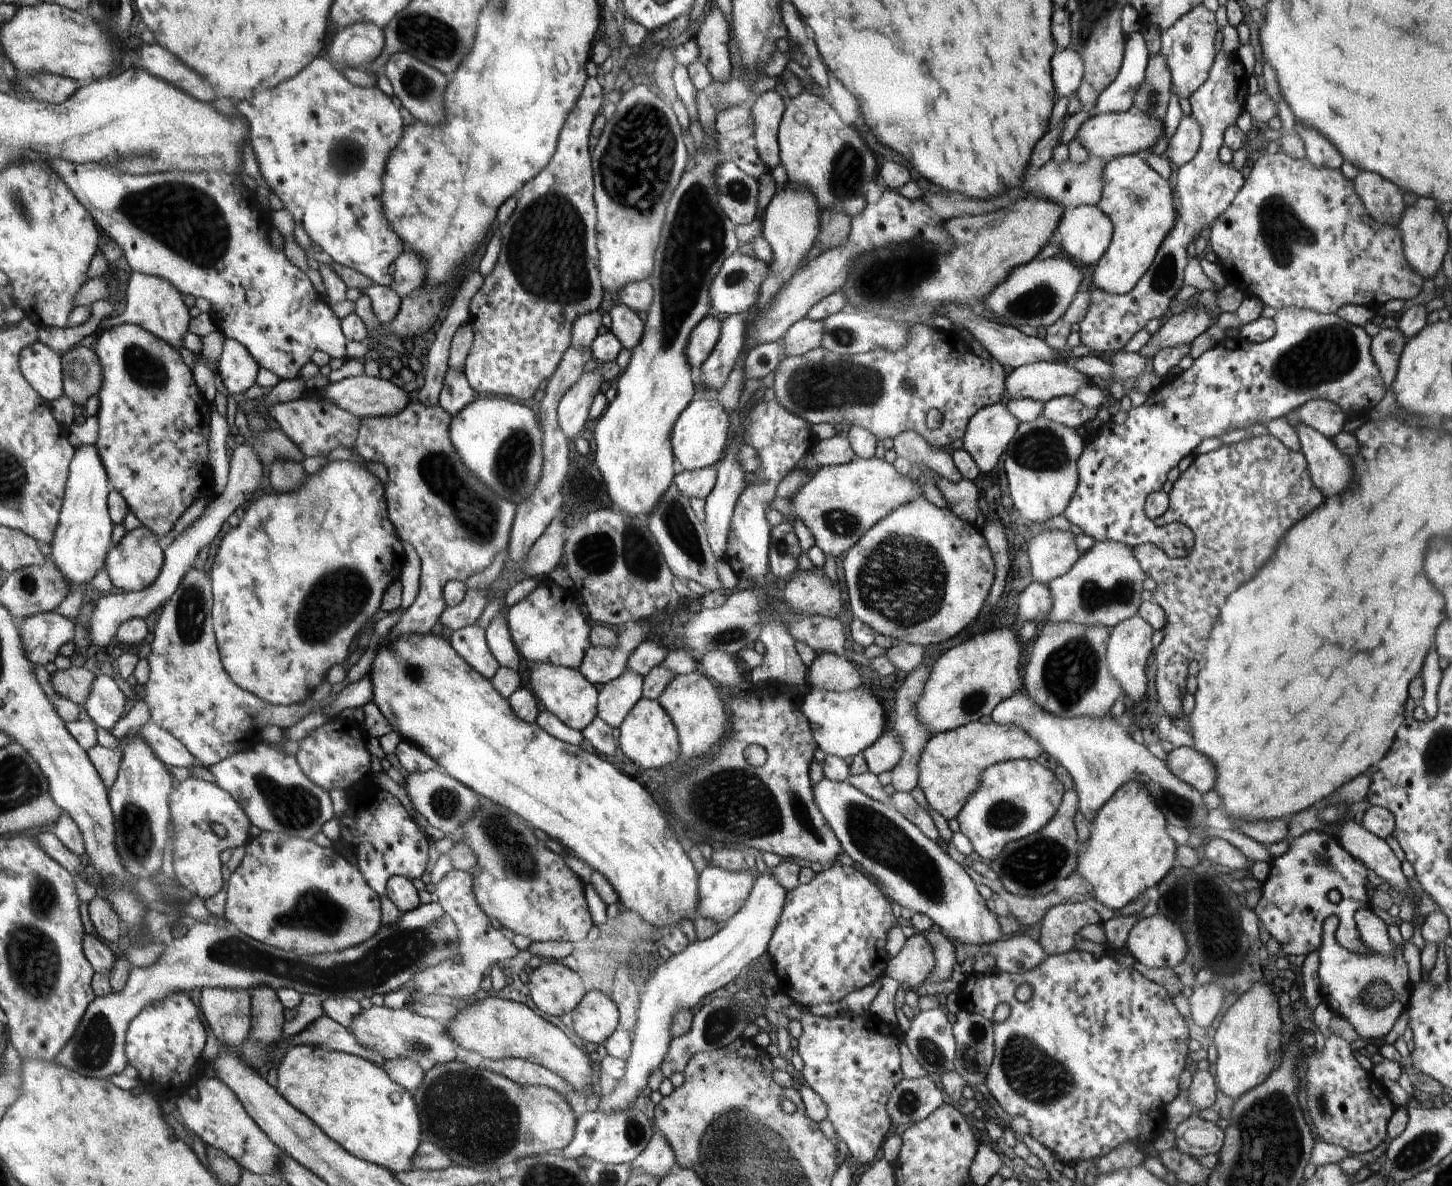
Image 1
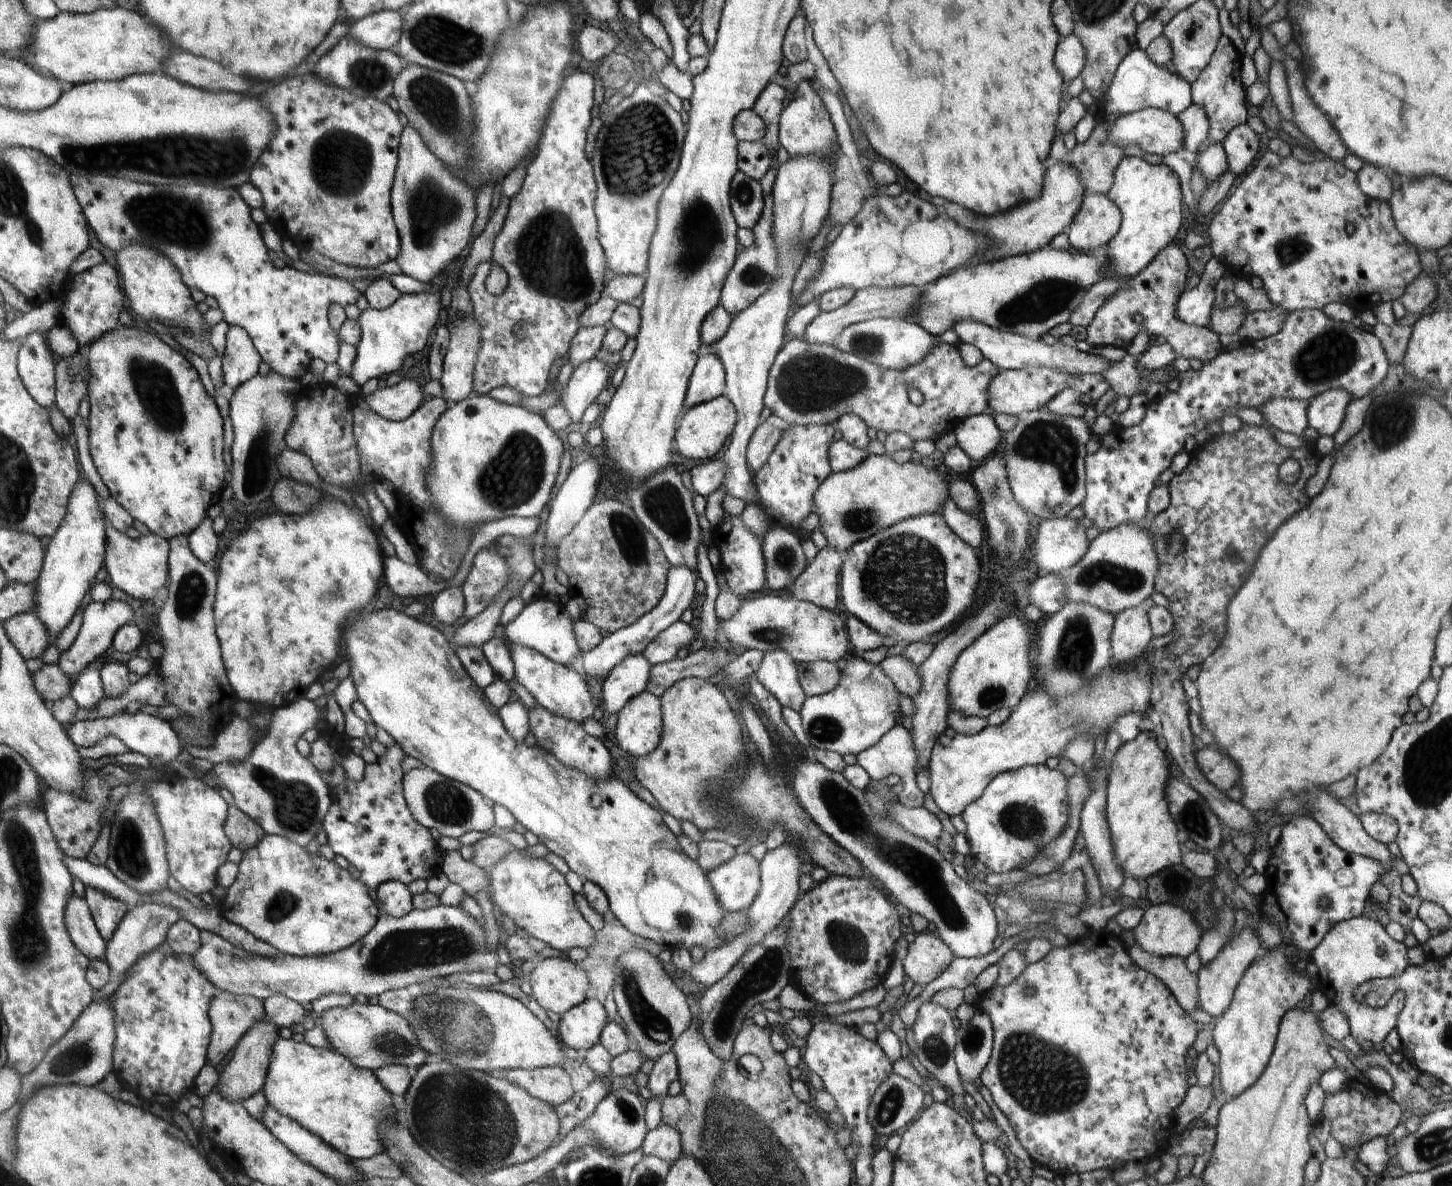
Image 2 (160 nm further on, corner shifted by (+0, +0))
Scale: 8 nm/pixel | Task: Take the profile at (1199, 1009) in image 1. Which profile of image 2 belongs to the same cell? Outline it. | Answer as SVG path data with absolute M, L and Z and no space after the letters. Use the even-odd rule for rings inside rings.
M1244 927L1238 934L1225 943L1222 950L1207 965L1201 965L1197 972L1199 990L1199 1008L1211 1014L1216 1021L1219 1016L1230 1006L1233 992L1240 982L1240 977L1245 970L1256 960L1261 944L1252 927Z

